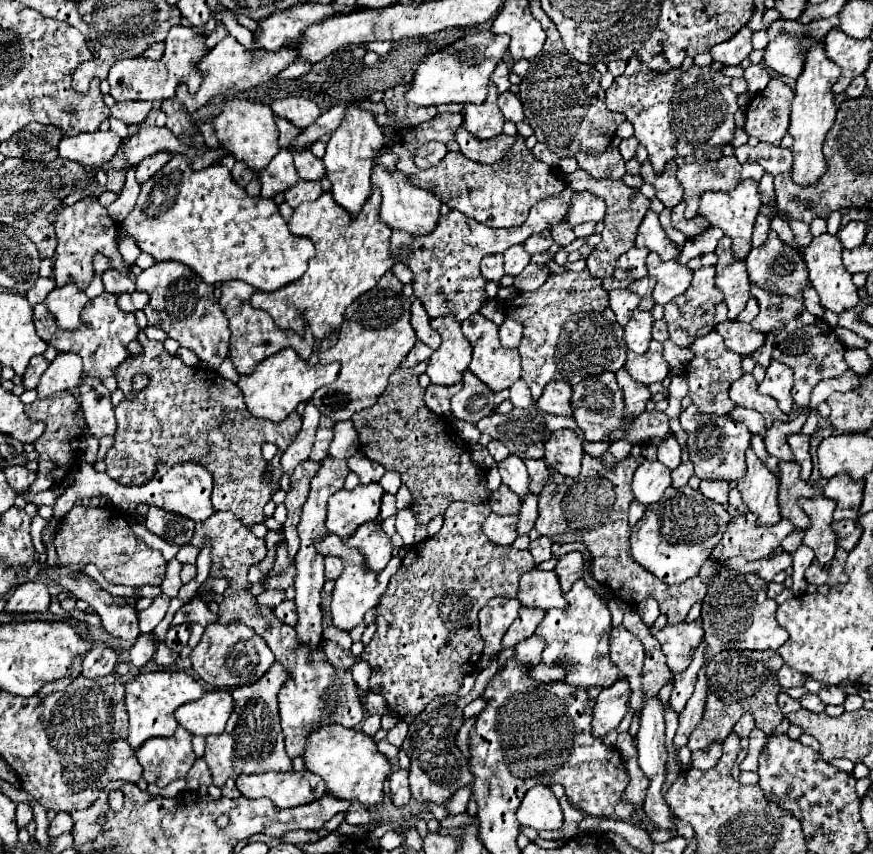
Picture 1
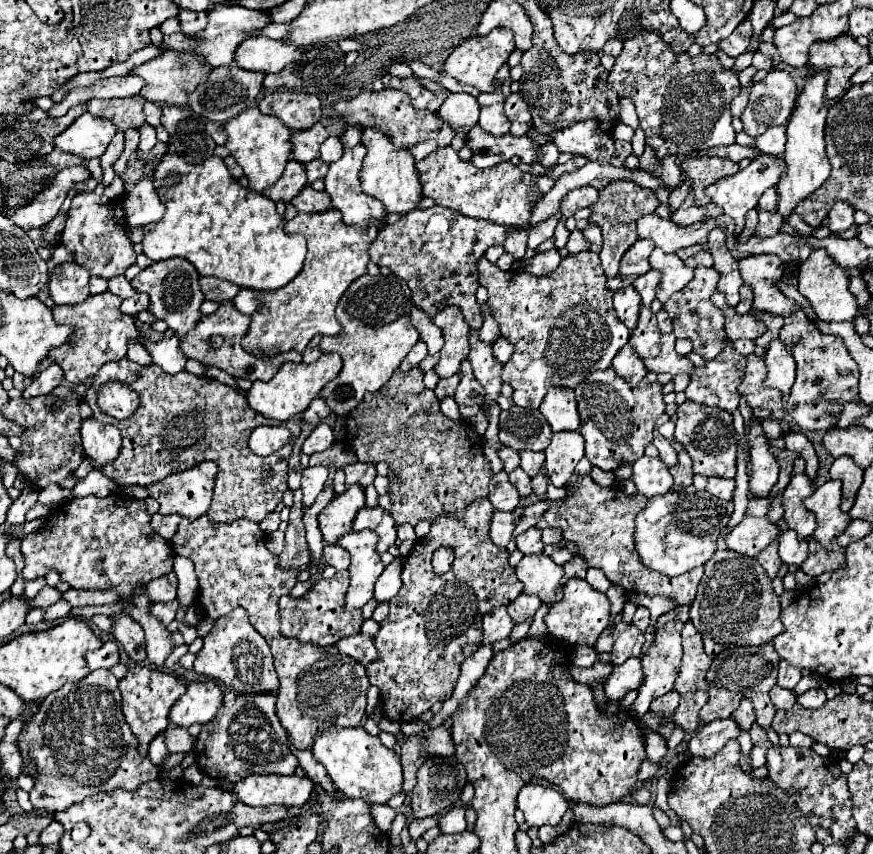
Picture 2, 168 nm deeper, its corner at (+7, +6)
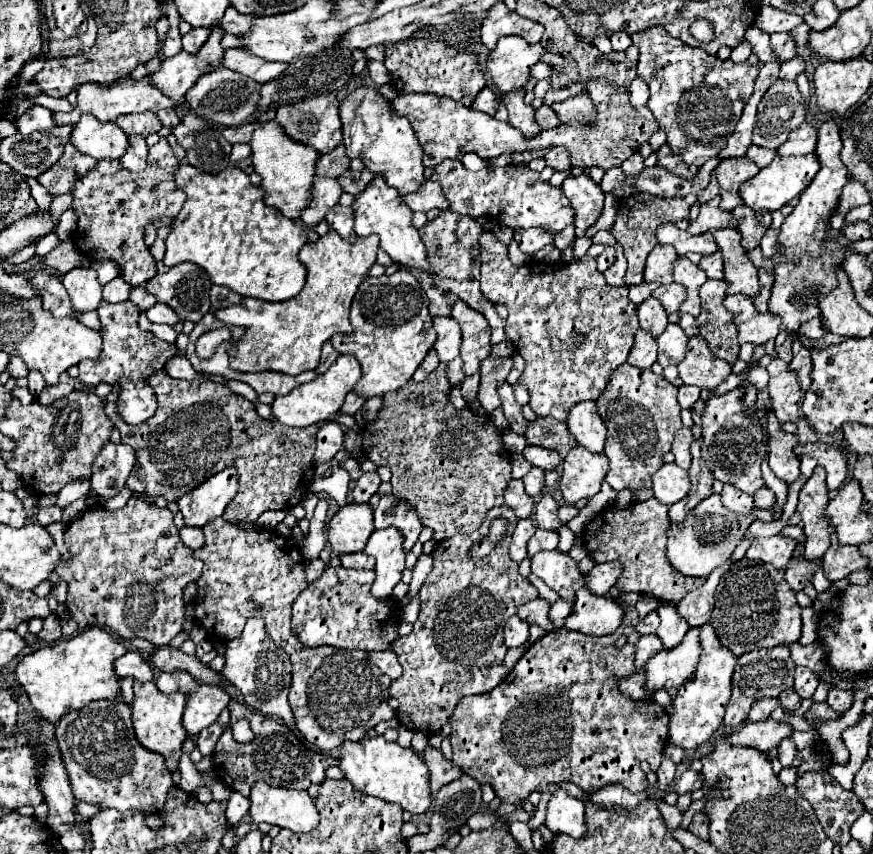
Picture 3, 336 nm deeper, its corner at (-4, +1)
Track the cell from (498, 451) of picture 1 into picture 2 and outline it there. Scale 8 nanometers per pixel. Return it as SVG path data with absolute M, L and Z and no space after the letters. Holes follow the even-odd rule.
M502 447L500 449L500 459L504 461L504 471L506 473L514 471L516 467L520 467L520 455L518 455L518 451L514 451L510 447Z

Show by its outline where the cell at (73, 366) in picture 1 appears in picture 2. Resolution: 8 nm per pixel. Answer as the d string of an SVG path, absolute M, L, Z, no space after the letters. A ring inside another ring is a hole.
M52 363L50 367L46 367L46 369L32 381L30 387L24 389L24 397L30 399L30 397L38 397L38 395L46 395L46 393L50 393L52 389L56 389L56 387L60 385L62 377L64 377L64 375L62 375L60 365Z

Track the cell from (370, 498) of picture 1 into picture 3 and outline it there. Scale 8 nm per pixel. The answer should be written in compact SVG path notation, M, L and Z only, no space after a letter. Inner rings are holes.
M351 502L331 518L327 540L337 554L361 552L373 530L373 508L369 504Z

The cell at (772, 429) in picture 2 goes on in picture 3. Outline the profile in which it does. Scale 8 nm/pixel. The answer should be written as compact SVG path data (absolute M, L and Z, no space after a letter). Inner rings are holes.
M803 418L797 422L795 436L797 436L799 444L805 444L805 442L817 442L817 440L819 440L819 438L817 438L817 434L813 432L813 428L811 428Z

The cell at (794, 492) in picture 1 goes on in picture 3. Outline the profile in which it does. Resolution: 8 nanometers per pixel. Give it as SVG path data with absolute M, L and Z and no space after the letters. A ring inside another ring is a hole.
M815 466L811 478L799 492L797 512L803 518L803 532L807 536L803 558L817 560L829 548L829 538L835 532L833 526L827 522L823 510L829 502L829 490L825 486L825 474L821 466Z

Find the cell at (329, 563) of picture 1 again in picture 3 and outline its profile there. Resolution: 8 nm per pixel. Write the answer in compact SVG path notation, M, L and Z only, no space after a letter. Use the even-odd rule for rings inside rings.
M355 552L355 554L343 554L339 556L341 566L343 568L355 568L355 570L371 570L375 566L375 560L363 552Z

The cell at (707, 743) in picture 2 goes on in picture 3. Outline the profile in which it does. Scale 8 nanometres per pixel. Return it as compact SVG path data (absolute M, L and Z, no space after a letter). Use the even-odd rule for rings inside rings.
M769 718L765 722L745 722L743 728L727 734L727 742L733 746L751 746L761 752L767 752L775 748L791 732L791 724L775 722Z

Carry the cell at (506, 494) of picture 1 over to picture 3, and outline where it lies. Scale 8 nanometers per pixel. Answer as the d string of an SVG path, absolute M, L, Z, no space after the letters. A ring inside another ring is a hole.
M511 480L505 490L505 506L509 506L519 518L527 518L535 508L535 500L525 492L521 480Z

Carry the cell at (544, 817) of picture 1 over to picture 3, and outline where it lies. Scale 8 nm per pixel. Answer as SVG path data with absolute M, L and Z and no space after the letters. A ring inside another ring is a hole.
M559 788L551 794L547 804L545 826L555 834L569 834L581 838L585 834L585 804L573 798L567 790Z

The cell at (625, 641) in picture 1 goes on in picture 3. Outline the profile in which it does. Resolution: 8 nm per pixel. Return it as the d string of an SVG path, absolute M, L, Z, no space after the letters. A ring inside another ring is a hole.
M649 634L649 636L641 636L635 644L635 672L641 670L645 666L645 662L649 658L653 658L657 652L661 650L661 640L655 636L655 634Z

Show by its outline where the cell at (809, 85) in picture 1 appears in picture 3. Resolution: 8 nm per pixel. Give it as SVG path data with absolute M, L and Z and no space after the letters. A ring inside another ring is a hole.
M827 120L817 128L817 146L813 152L821 168L811 180L811 186L807 186L807 190L799 196L799 204L785 218L779 234L783 254L775 258L775 284L769 298L769 312L781 316L781 330L775 338L775 346L781 346L789 334L799 330L801 324L821 314L817 308L817 292L831 292L837 286L835 268L845 258L845 250L825 234L829 214L837 210L841 188L847 182L847 168L839 160L841 138L835 120Z

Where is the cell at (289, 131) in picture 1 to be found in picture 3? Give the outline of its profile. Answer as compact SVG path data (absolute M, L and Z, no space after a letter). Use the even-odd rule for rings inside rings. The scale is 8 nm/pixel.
M339 144L333 152L329 154L321 154L319 156L319 162L315 164L315 172L319 176L331 176L331 178L337 178L339 174L343 174L345 170L349 170L349 158L345 154L345 146Z

